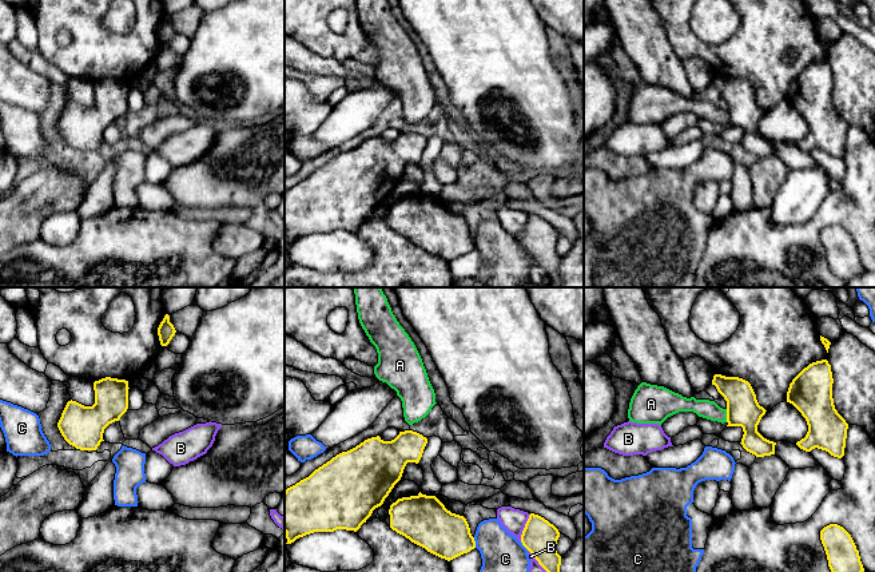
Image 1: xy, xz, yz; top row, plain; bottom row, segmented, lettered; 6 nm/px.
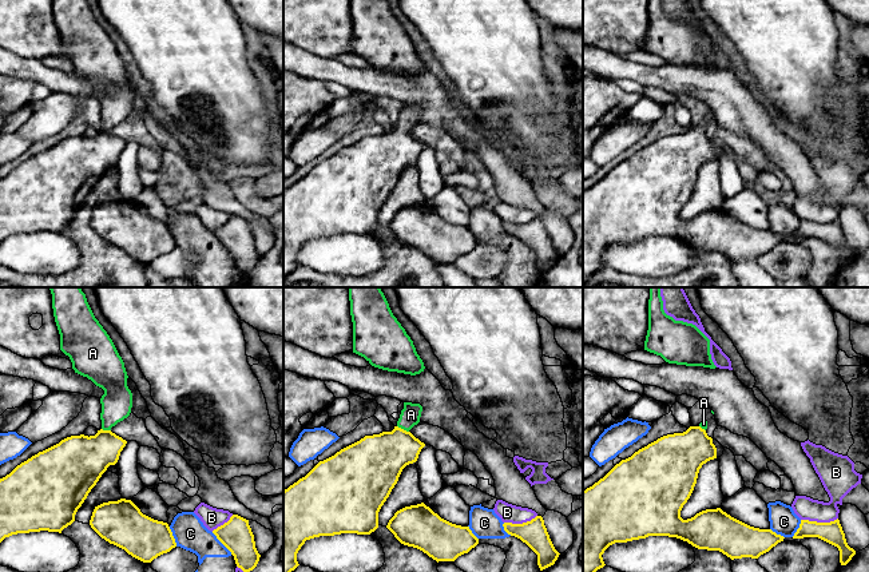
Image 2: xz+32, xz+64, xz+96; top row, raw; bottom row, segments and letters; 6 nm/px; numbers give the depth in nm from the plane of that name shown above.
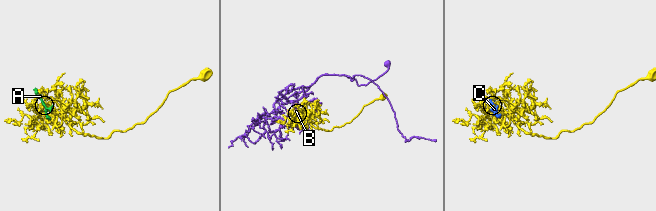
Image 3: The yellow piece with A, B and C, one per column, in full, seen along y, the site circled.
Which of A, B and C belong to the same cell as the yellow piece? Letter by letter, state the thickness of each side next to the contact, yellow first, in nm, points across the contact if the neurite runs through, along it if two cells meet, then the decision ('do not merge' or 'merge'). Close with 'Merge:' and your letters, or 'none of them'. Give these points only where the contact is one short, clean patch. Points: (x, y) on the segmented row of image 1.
A: 200 nm thick on the yellow side, 110 nm on the other; runs through yz (743, 409), (736, 414), (727, 416), (707, 409); merge
B: 200 nm thick on the yellow side, 140 nm on the other; do not merge
C: 280 nm thick on the yellow side, 240 nm on the other; do not merge
Merge: A

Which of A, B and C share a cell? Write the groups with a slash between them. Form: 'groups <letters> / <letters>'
groups A / B / C

